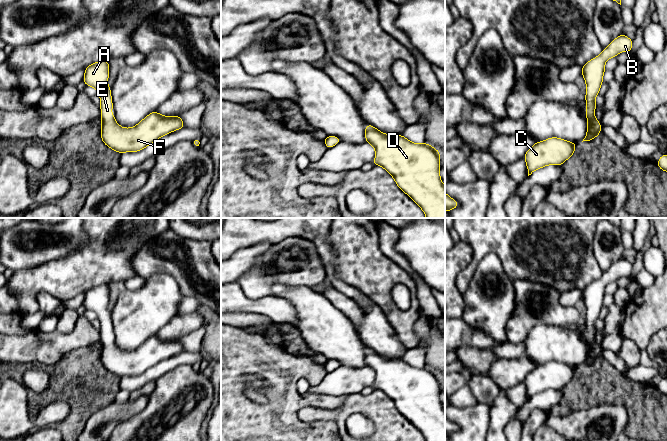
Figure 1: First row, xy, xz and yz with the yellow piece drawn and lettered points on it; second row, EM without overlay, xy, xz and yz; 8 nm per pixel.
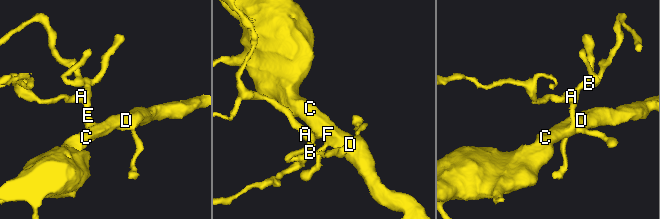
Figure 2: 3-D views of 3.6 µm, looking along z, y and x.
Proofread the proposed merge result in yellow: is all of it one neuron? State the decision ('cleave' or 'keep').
keep

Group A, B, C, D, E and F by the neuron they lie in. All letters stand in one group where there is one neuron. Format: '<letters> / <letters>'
A B C D E F

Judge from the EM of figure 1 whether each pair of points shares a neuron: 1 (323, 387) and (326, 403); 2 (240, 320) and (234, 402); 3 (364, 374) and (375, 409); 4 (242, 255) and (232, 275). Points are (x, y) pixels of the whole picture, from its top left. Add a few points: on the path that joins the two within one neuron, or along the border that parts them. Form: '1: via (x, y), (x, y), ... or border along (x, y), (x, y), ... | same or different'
1: border along (346, 395), (331, 396), (310, 393), (303, 397) | different
2: border along (231, 324), (244, 328) | different
3: border along (359, 392), (346, 395) | different
4: via (242, 260), (232, 270) | same

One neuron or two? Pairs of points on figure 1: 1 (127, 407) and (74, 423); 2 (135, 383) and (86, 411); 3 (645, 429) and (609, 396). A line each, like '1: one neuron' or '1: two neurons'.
1: two neurons
2: two neurons
3: one neuron

